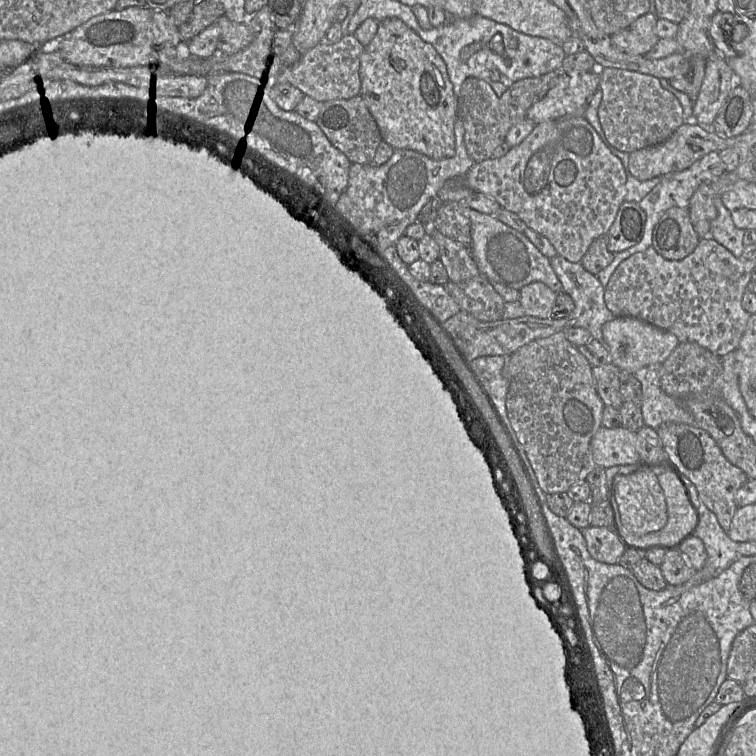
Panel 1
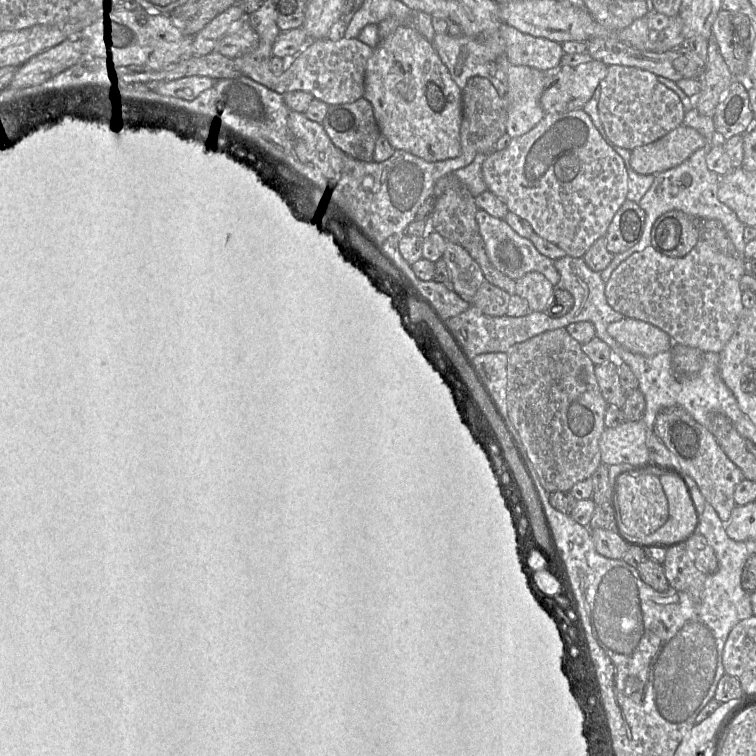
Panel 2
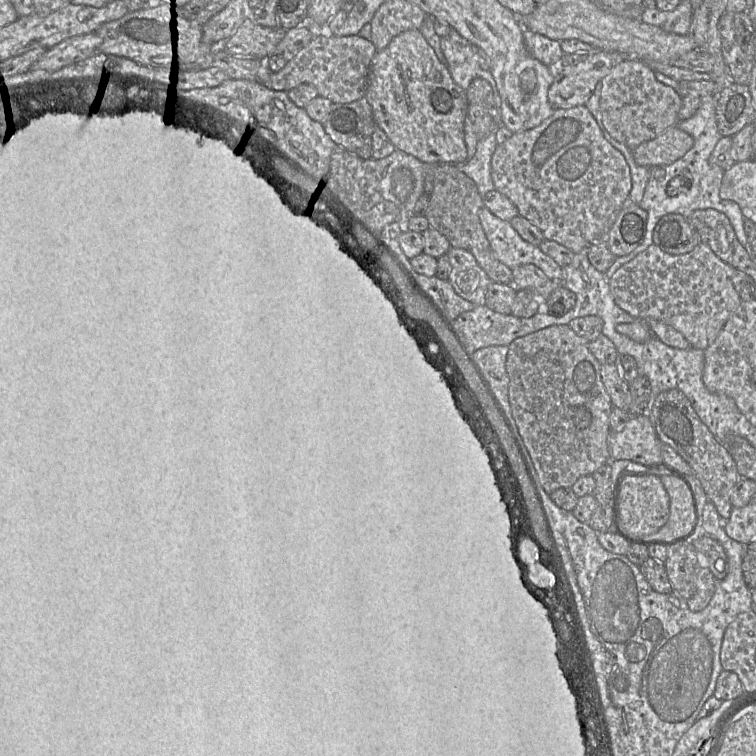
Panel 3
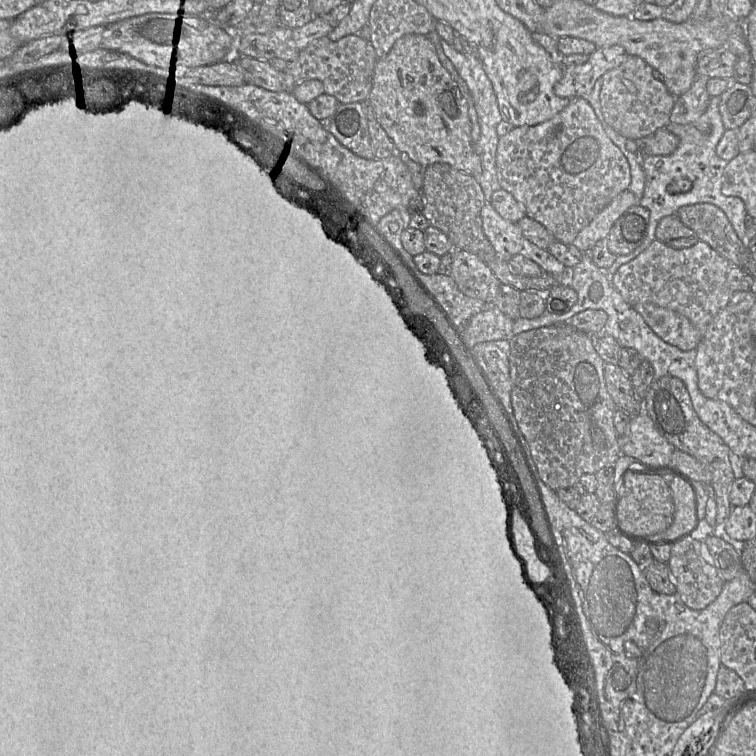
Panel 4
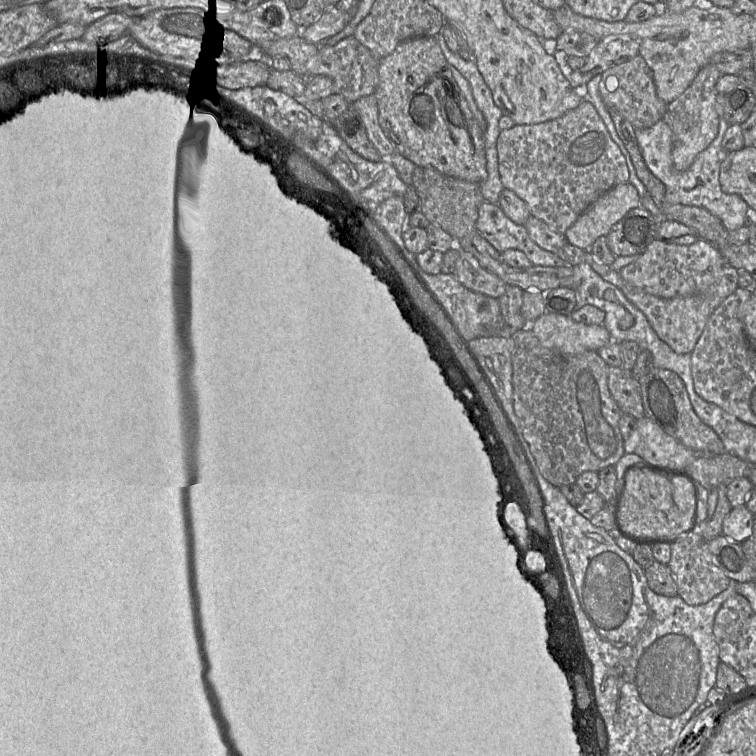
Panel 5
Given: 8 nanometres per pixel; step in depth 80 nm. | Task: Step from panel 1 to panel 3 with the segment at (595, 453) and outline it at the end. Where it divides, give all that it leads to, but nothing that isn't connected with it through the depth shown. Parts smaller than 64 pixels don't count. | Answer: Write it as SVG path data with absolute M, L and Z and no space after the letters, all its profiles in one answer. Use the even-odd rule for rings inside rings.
M648 414L631 416L622 430L611 432L608 438L611 460L630 460L643 465L663 462L662 444Z

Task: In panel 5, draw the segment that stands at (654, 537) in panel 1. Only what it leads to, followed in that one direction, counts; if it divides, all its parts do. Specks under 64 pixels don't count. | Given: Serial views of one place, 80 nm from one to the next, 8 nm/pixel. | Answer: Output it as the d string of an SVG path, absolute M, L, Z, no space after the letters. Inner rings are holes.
M675 477L672 482L672 497L681 516L682 533L695 527L697 512L697 493L694 485L685 477Z

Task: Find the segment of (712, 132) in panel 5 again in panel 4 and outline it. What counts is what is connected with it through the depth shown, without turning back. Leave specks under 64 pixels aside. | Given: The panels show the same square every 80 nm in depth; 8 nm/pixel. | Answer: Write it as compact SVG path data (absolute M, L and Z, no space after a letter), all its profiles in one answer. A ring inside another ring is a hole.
M706 76L697 77L687 92L676 97L670 115L671 123L692 124L702 133L710 132L711 125L706 114L711 98L706 89L709 79Z

